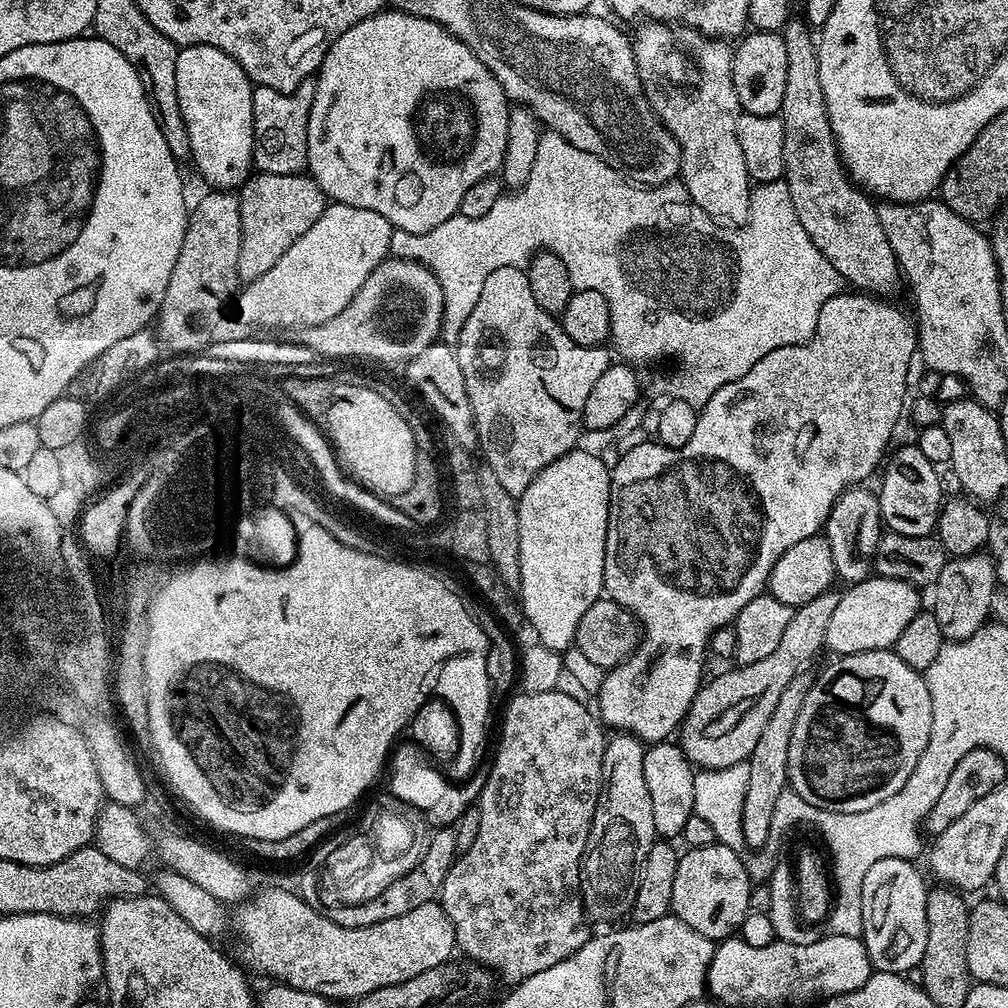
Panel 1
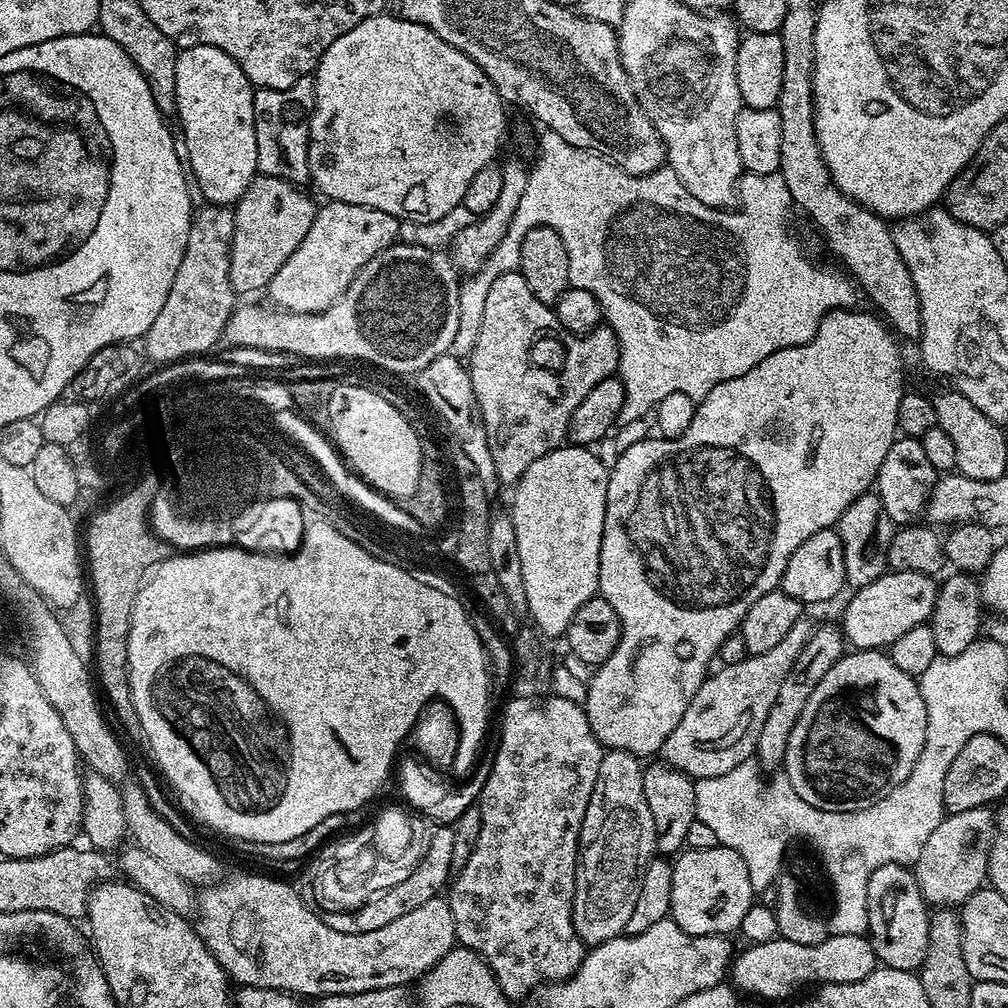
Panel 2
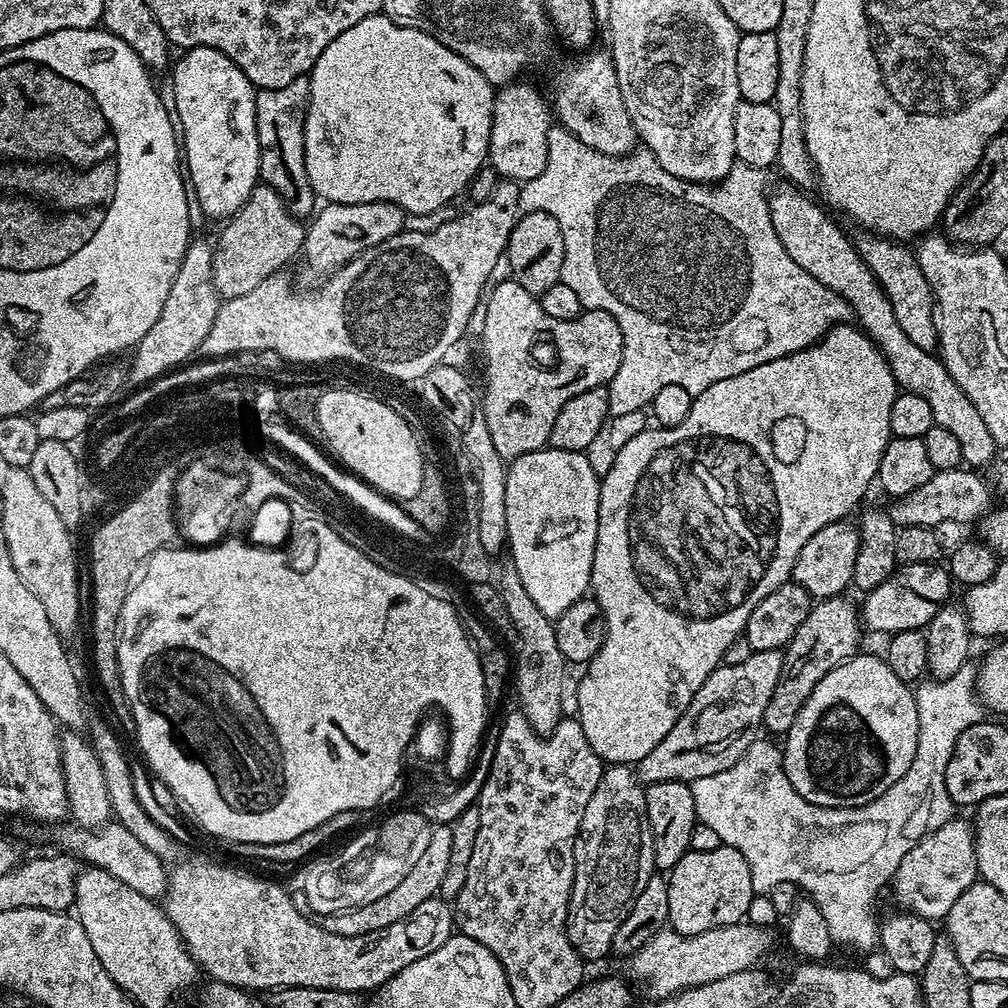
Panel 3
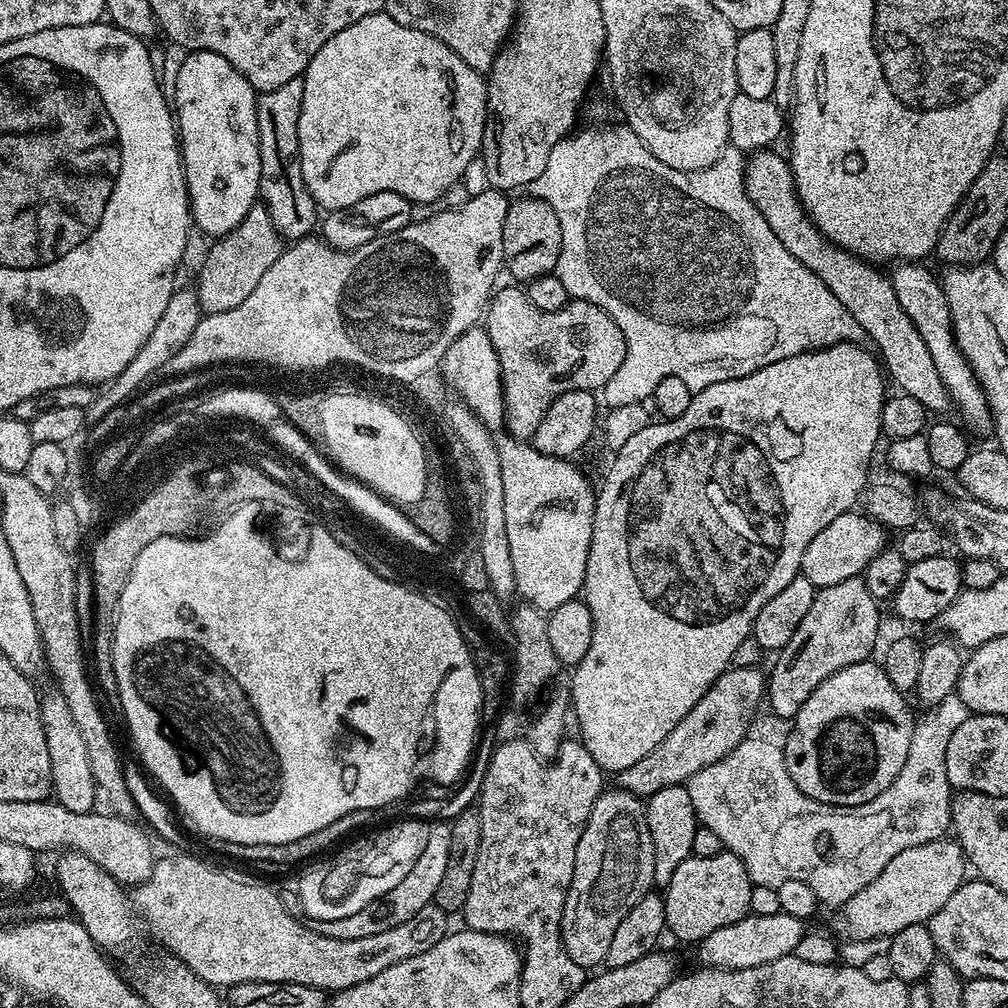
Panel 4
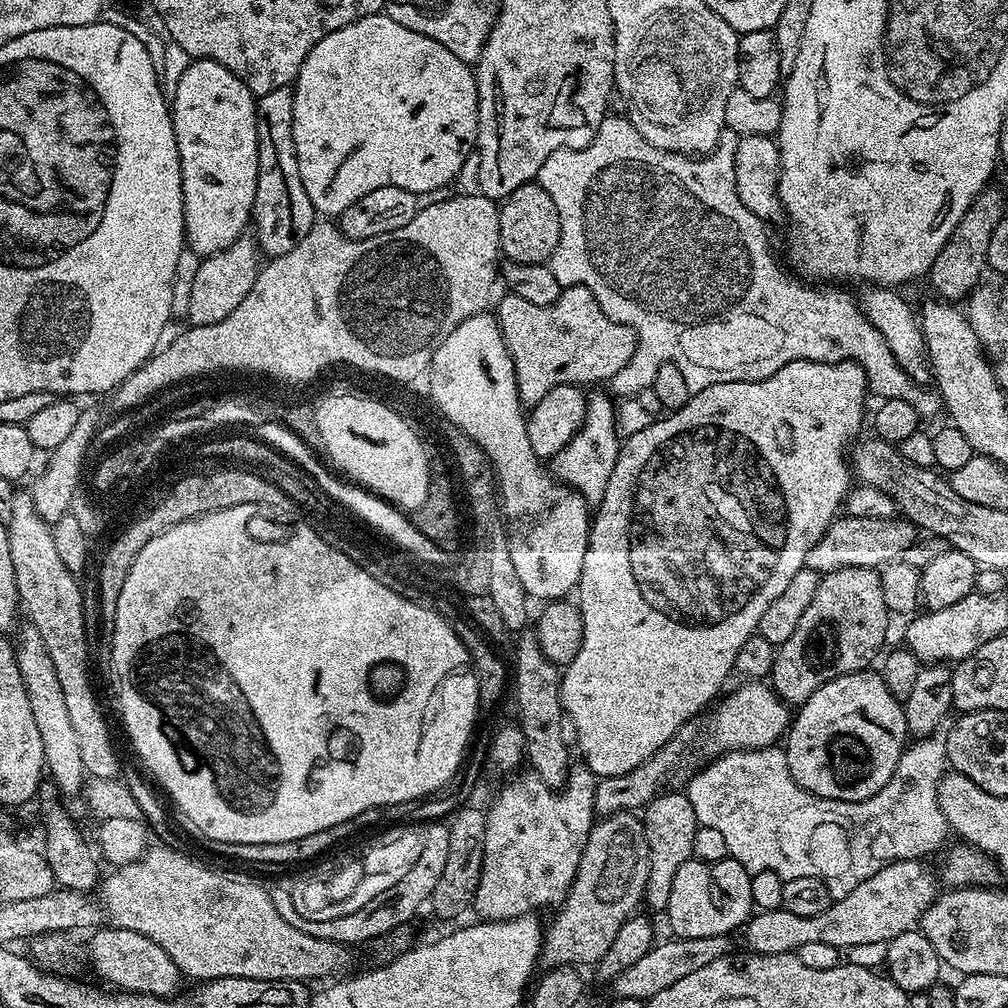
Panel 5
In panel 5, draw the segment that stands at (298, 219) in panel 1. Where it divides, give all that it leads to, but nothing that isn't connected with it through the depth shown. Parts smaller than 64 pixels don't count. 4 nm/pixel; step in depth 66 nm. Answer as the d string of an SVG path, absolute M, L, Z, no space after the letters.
M241 234L225 252L215 252L213 256L205 256L199 263L196 273L192 276L192 285L188 288L187 323L194 328L214 326L214 322L230 318L230 314L238 307L238 302L242 302L242 298L250 294L262 260L258 255L255 239L251 235Z

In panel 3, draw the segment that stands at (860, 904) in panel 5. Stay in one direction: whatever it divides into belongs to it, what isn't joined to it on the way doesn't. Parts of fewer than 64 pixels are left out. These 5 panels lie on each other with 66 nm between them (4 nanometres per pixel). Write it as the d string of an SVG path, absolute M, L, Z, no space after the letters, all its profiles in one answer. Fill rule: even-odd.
M953 818L938 826L898 866L890 889L896 895L901 909L921 916L924 920L943 921L950 906L962 898L962 894L971 884L977 883L976 870L976 837L971 823ZM747 922L706 930L693 936L665 930L650 938L642 950L631 956L632 972L638 979L648 980L649 994L661 1001L687 988L718 982L718 978L730 978L730 974L756 968L759 960L775 946L776 930L772 926L763 928Z

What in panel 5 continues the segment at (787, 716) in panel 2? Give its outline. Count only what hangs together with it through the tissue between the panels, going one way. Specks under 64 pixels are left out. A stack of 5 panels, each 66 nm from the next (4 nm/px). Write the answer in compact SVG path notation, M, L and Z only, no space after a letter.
M839 568L821 575L818 591L814 594L814 602L802 614L794 634L790 634L787 642L779 645L776 661L770 677L771 687L777 696L789 706L805 704L826 682L851 672L862 672L876 656L876 647L888 636L888 619L890 613L886 606L886 598L882 594L880 572L875 568Z

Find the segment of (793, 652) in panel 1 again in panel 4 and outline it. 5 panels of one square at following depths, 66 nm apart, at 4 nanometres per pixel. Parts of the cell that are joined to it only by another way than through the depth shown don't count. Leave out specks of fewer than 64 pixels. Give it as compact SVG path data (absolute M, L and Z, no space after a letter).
M759 667L733 668L723 672L716 683L698 698L698 706L646 754L646 758L626 766L626 770L615 773L615 783L630 794L647 798L666 790L666 786L687 785L688 780L698 770L706 770L714 762L726 758L734 746L738 746L749 735L748 727L752 724L752 715L756 712L760 700L766 696L766 676Z

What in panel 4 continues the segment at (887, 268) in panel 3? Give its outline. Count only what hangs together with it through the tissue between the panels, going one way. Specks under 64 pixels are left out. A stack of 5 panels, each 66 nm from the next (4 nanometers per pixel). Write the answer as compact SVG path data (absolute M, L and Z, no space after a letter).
M900 262L891 269L890 279L894 286L894 294L898 294L898 302L902 302L902 310L910 314L914 326L918 326L918 334L922 334L922 342L926 342L926 350L930 350L930 358L934 358L934 366L938 366L938 374L950 394L955 411L964 415L965 425L973 424L976 428L992 428L992 411L988 408L988 399L974 374L974 370L966 362L962 350L957 346L952 333L950 306L946 302L944 285L925 265L920 262Z

